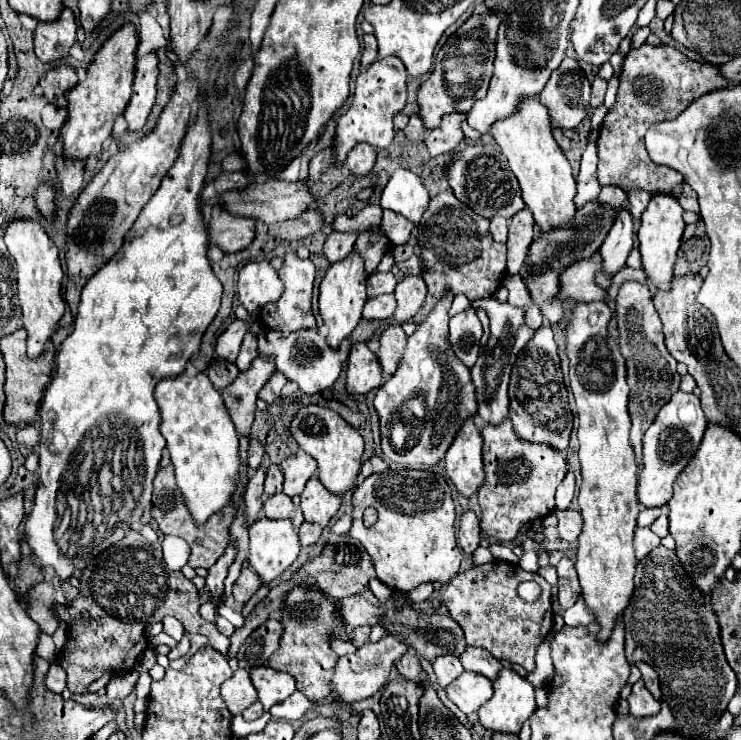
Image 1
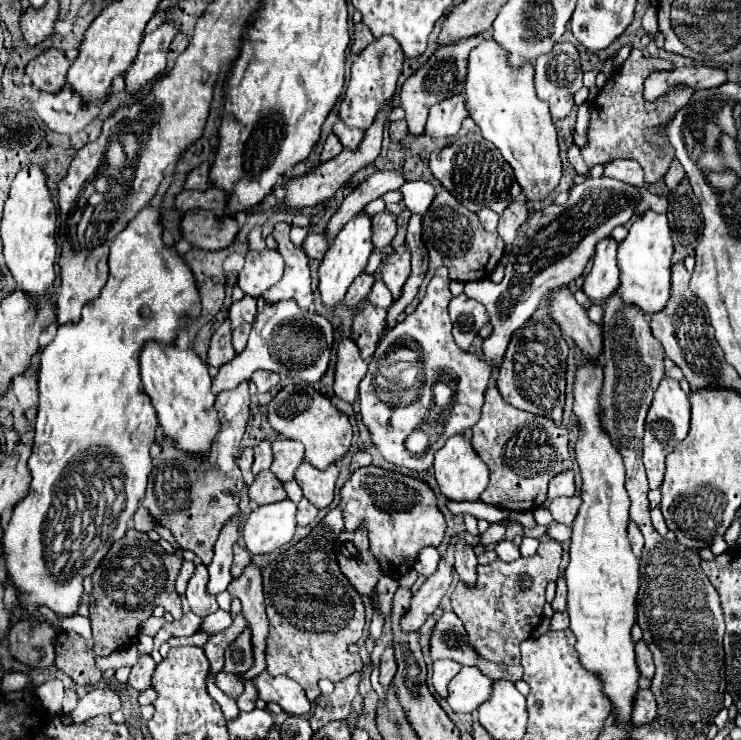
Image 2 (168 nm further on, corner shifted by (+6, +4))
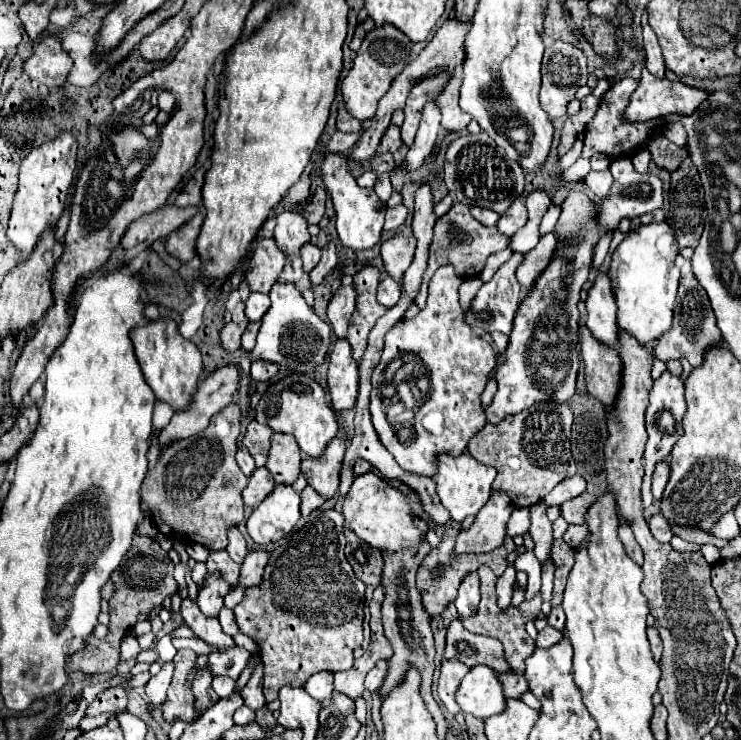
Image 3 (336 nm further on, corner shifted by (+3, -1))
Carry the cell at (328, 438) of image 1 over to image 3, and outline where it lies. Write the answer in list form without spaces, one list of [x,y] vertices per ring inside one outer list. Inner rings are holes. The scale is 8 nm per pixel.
[[[291,375],[271,383],[257,405],[257,421],[261,425],[269,425],[277,433],[293,435],[301,451],[309,457],[321,457],[339,431],[337,415],[329,407],[325,399],[325,391],[309,375]]]

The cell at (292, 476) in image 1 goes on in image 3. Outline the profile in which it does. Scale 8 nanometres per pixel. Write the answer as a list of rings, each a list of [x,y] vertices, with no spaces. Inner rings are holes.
[[[273,433],[267,469],[271,471],[275,483],[285,485],[293,483],[299,477],[299,465],[301,465],[301,449],[295,437],[285,433]]]

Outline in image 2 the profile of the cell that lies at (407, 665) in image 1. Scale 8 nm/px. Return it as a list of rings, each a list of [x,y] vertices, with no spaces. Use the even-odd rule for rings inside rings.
[[[386,648],[380,656],[380,684],[388,688],[392,684],[392,678],[396,674],[396,662],[394,662],[394,650]]]

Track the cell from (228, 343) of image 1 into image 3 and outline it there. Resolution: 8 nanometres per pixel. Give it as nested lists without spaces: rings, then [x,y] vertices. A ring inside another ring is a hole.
[[[251,293],[247,303],[245,303],[245,315],[249,321],[259,321],[265,311],[269,309],[269,295],[259,295],[259,293]]]

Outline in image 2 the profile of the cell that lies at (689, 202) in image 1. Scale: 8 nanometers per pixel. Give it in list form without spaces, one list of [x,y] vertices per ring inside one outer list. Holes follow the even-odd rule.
[[[676,158],[672,160],[672,166],[668,168],[668,172],[664,174],[664,182],[666,182],[666,186],[670,188],[670,190],[674,190],[678,184],[680,184],[680,180],[684,178],[684,168],[680,166],[680,162],[676,162]]]

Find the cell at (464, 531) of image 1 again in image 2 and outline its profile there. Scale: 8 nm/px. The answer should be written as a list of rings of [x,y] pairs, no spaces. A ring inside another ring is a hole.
[[[464,542],[456,544],[456,574],[460,578],[460,582],[464,582],[466,586],[474,586],[476,584],[476,554],[474,550],[470,550]]]

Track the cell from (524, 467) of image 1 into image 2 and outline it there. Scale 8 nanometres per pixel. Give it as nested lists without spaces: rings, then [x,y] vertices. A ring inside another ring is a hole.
[[[495,384],[484,394],[482,418],[472,428],[472,448],[490,468],[490,484],[482,492],[482,502],[506,510],[532,510],[546,500],[550,478],[570,470],[572,460],[568,452],[568,426],[556,424],[544,416],[514,410],[500,398]]]

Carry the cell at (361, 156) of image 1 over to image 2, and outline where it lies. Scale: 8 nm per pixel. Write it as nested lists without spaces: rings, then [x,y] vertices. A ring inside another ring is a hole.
[[[338,120],[338,122],[334,124],[334,134],[340,138],[342,146],[344,146],[344,148],[350,148],[350,150],[356,150],[358,144],[360,144],[360,140],[364,138],[364,132],[362,132],[362,130],[348,128],[348,126],[344,126],[342,120]]]

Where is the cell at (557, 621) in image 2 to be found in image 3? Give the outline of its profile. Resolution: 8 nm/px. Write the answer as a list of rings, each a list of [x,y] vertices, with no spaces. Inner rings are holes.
[[[547,625],[543,631],[539,631],[539,635],[537,635],[537,639],[535,639],[535,645],[545,649],[545,647],[551,647],[551,645],[559,643],[561,639],[563,639],[563,631]]]

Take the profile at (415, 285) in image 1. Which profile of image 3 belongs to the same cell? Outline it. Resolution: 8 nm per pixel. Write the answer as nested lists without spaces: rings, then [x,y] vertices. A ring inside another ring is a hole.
[[[399,233],[381,245],[383,267],[393,281],[401,281],[415,255],[415,237]]]

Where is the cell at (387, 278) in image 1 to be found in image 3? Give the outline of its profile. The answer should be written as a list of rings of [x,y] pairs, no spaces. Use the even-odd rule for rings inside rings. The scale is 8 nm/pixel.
[[[353,285],[349,287],[341,287],[333,299],[329,301],[329,307],[327,307],[327,317],[331,321],[331,327],[335,331],[335,335],[339,339],[345,337],[347,333],[347,327],[349,327],[349,319],[355,311],[355,301],[357,301],[357,291]]]

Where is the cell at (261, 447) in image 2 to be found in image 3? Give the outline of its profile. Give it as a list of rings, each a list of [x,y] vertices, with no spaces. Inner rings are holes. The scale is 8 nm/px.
[[[251,421],[243,439],[243,445],[247,447],[247,451],[253,455],[257,467],[265,467],[267,465],[267,455],[269,455],[269,439],[271,439],[273,431],[267,425],[261,425],[257,421]]]

